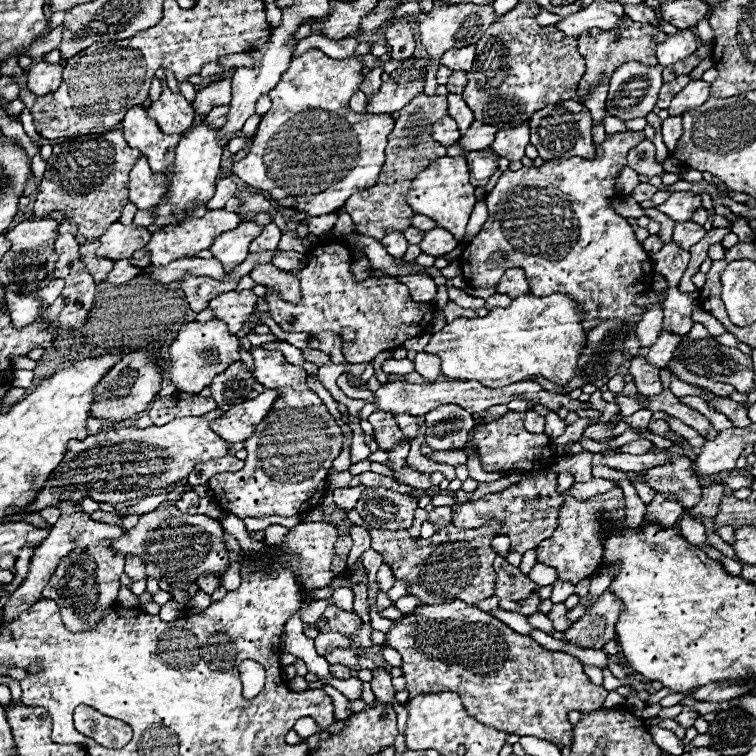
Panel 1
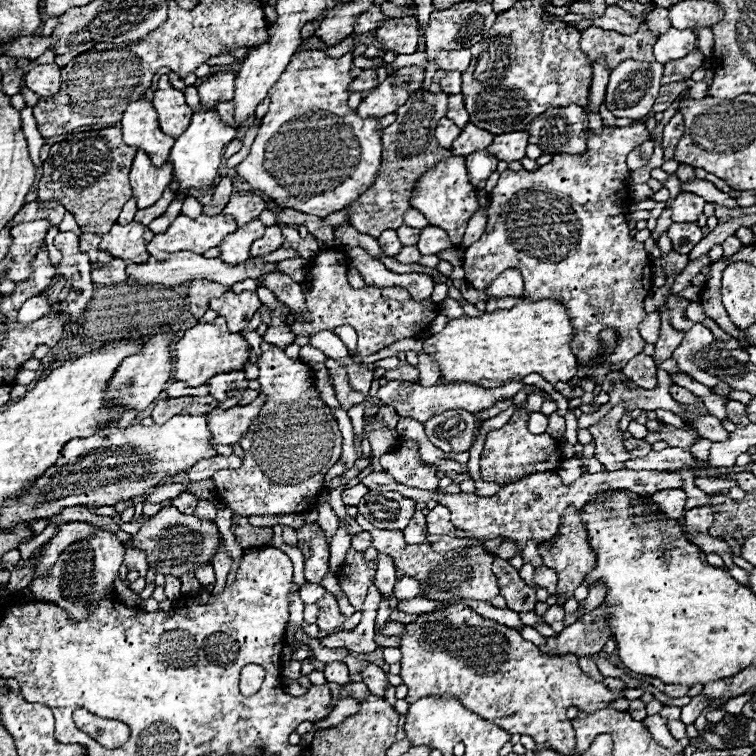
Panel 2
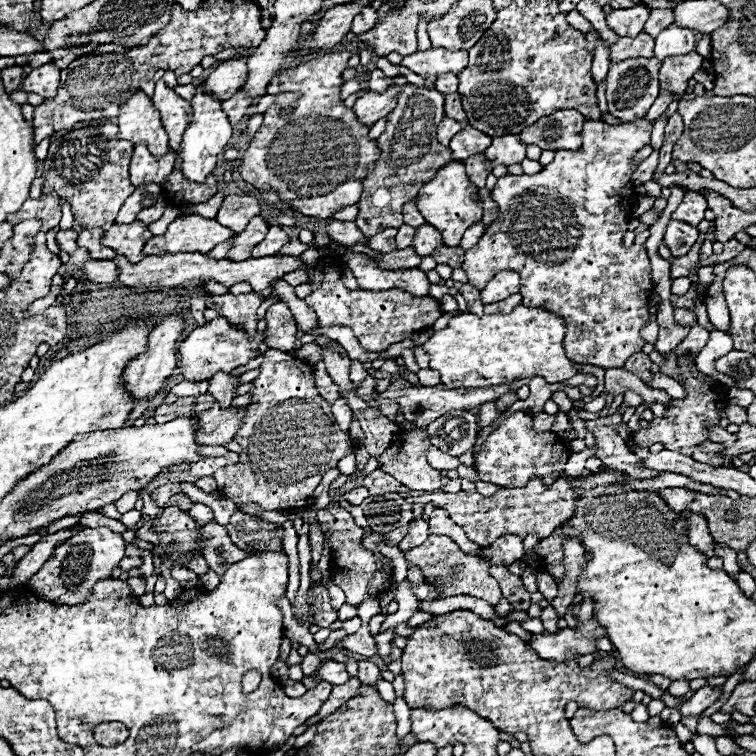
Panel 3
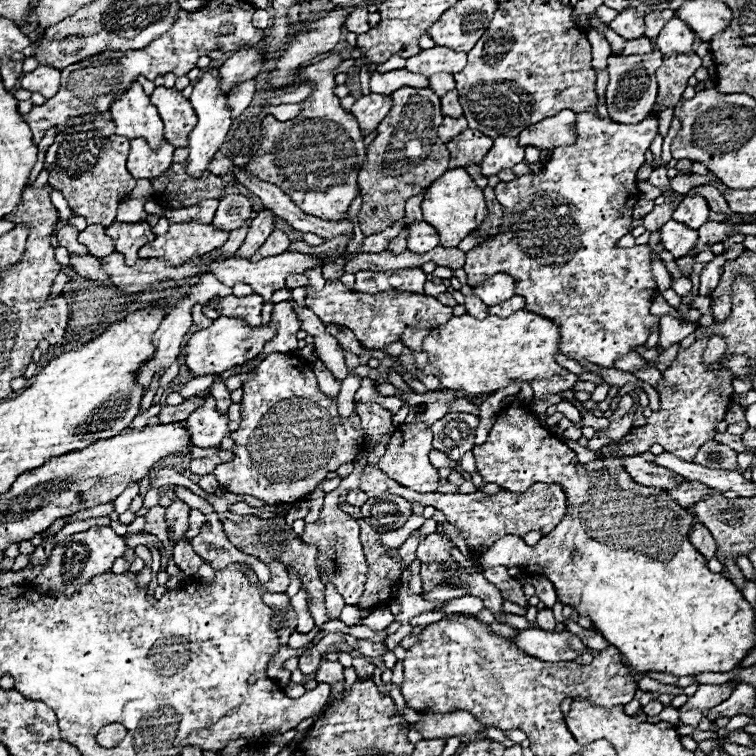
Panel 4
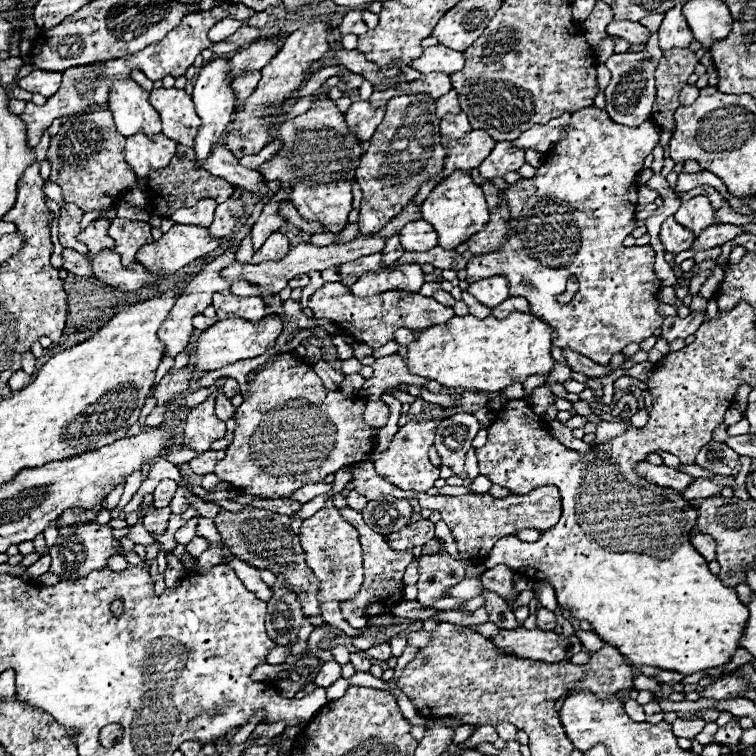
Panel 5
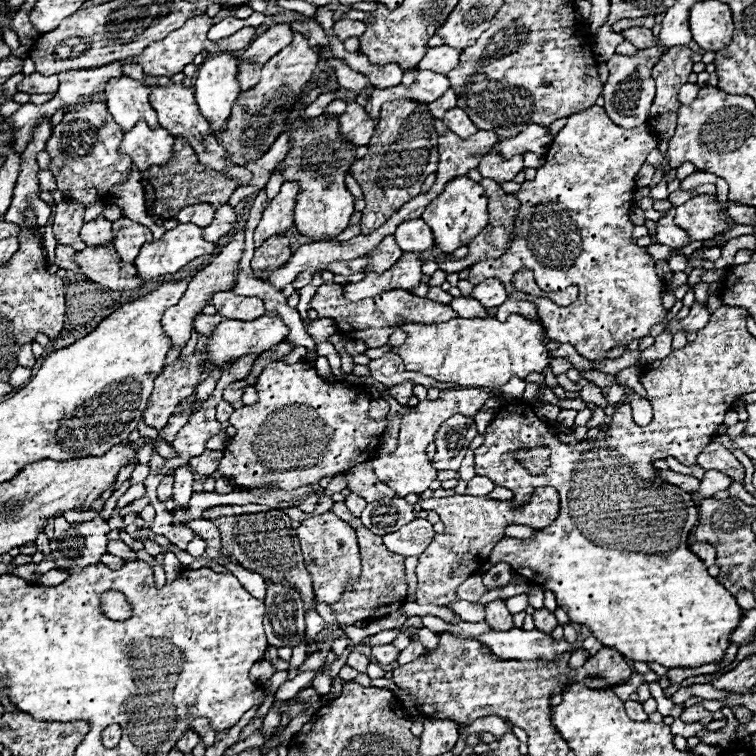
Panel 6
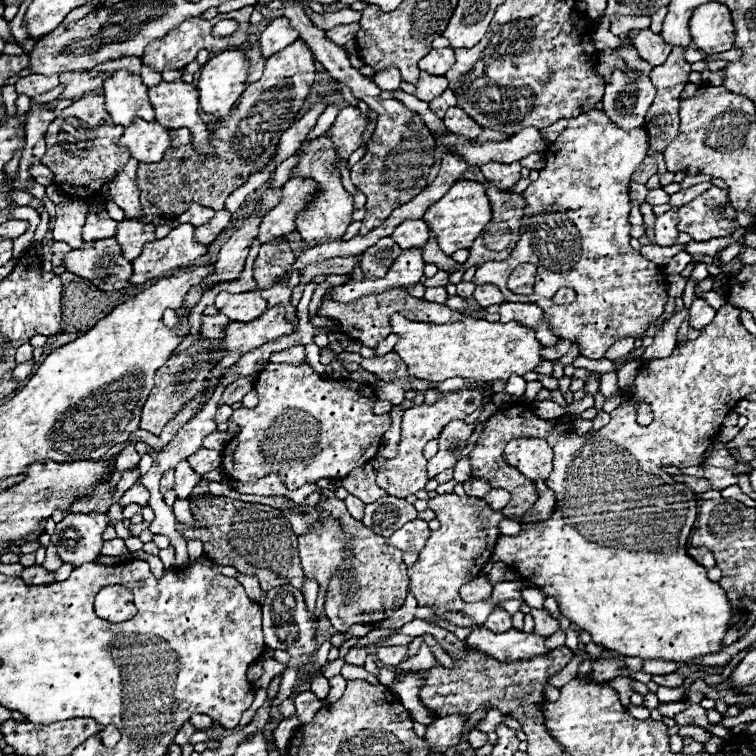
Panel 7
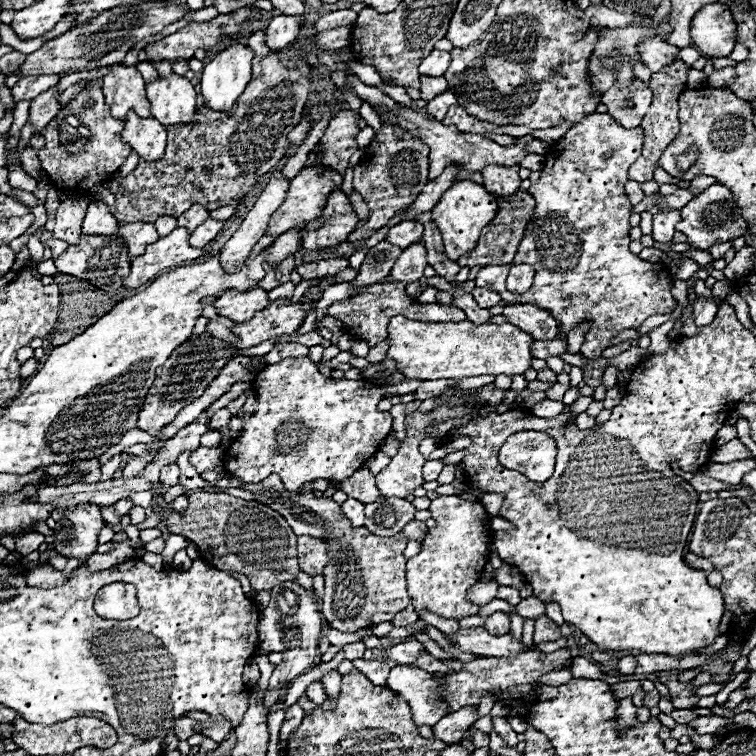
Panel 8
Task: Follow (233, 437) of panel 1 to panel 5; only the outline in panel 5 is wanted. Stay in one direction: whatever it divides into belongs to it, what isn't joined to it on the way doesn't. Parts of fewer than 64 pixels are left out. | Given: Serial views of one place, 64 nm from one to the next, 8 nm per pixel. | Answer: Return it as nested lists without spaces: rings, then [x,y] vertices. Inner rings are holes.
[[[226,377],[219,379],[217,389],[206,398],[206,402],[194,406],[184,422],[184,432],[178,436],[178,444],[184,450],[196,450],[198,454],[206,452],[210,444],[226,434],[226,424],[214,414],[214,396],[223,391]]]

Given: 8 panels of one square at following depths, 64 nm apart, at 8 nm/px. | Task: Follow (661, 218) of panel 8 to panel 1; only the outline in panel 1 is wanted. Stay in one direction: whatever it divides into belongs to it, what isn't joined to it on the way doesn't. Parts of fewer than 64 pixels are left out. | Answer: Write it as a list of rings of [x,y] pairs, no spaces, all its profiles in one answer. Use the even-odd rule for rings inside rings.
[[[678,222],[674,224],[674,234],[672,234],[672,240],[684,248],[684,250],[690,250],[694,244],[698,244],[702,238],[704,238],[704,228],[696,222]]]

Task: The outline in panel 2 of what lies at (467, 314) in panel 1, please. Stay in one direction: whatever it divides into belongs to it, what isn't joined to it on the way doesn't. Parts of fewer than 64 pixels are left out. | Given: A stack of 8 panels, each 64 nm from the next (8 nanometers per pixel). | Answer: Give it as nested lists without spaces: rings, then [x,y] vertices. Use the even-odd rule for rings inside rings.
[[[446,298],[446,300],[440,304],[440,312],[446,314],[448,318],[456,318],[456,316],[462,316],[462,314],[464,314],[464,312],[462,312],[462,306],[460,306],[456,300],[452,300],[452,298]]]

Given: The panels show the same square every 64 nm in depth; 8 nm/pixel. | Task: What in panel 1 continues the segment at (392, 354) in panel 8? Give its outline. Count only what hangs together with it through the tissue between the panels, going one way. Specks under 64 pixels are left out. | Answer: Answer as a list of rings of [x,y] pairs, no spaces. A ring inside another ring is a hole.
[[[564,294],[550,296],[518,296],[508,308],[494,308],[484,318],[458,318],[446,324],[440,332],[432,334],[424,352],[436,354],[442,360],[442,374],[450,380],[476,380],[488,388],[500,388],[512,382],[526,380],[534,374],[544,376],[554,384],[566,384],[576,374],[576,360],[584,344],[584,332],[580,326],[580,312],[576,304]]]

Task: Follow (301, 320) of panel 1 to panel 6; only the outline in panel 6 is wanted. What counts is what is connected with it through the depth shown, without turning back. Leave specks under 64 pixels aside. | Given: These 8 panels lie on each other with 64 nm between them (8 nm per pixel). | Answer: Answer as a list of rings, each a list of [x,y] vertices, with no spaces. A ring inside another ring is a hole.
[[[324,282],[318,288],[316,296],[312,298],[310,308],[314,308],[320,318],[332,318],[332,320],[340,322],[342,334],[346,334],[354,340],[362,340],[368,348],[384,346],[388,342],[390,334],[394,332],[394,328],[398,326],[398,318],[402,318],[406,322],[416,322],[416,324],[440,324],[440,322],[446,322],[446,320],[452,320],[454,316],[458,316],[448,304],[438,304],[428,298],[414,296],[406,290],[390,290],[390,292],[382,292],[382,296],[348,302],[342,298],[342,286],[334,284],[334,282]]]

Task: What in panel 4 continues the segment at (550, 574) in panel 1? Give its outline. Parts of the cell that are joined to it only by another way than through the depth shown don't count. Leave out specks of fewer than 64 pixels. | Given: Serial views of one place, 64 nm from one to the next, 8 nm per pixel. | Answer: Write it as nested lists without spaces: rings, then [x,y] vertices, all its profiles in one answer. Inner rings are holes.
[[[536,576],[536,578],[532,578],[532,584],[536,588],[536,596],[540,598],[540,602],[544,602],[546,608],[552,608],[558,601],[558,595],[552,582],[546,576]]]

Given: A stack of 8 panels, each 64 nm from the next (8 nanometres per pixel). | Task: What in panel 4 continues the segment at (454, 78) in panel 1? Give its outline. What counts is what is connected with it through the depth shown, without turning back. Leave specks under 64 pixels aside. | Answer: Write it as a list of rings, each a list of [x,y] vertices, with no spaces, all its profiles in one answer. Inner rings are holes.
[[[446,72],[434,74],[428,78],[428,88],[432,88],[438,96],[444,96],[446,92],[454,90],[454,78],[452,78],[452,74],[446,74]]]

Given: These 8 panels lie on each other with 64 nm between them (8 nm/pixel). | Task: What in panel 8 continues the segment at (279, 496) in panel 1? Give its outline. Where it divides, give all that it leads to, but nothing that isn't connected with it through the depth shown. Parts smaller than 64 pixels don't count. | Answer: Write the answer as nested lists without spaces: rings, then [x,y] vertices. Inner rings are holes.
[[[284,358],[278,364],[268,364],[260,370],[252,382],[260,410],[254,416],[238,412],[244,422],[240,438],[228,448],[224,464],[226,470],[244,482],[258,484],[270,474],[278,474],[288,490],[298,490],[300,486],[324,478],[328,482],[342,482],[350,478],[358,468],[372,458],[380,442],[392,432],[393,418],[388,412],[378,410],[378,402],[386,396],[414,394],[424,380],[402,378],[398,382],[388,382],[388,386],[378,386],[368,380],[346,380],[346,378],[326,378],[310,358]]]

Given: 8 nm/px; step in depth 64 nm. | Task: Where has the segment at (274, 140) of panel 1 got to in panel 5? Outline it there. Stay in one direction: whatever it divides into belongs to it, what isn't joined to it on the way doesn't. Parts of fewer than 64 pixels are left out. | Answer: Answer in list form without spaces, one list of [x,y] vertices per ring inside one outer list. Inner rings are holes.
[[[322,90],[322,94],[312,102],[312,108],[306,114],[296,116],[284,124],[276,126],[272,130],[272,136],[282,138],[284,146],[282,146],[280,154],[276,158],[272,158],[268,164],[264,164],[262,168],[258,168],[258,172],[268,182],[280,180],[280,182],[290,182],[294,186],[292,202],[304,220],[318,220],[324,228],[330,228],[330,232],[336,232],[336,234],[342,232],[344,226],[348,224],[348,214],[352,210],[350,182],[354,180],[354,168],[358,166],[362,152],[360,152],[360,142],[356,140],[354,132],[348,130],[348,126],[344,122],[344,114],[338,112],[338,108],[334,106],[334,100],[326,98],[326,90]]]

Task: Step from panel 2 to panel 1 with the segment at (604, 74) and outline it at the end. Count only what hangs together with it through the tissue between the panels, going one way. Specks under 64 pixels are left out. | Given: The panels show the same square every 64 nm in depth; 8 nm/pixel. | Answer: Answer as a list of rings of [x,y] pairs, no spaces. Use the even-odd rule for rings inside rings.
[[[600,78],[600,84],[598,88],[594,88],[594,92],[586,98],[586,106],[590,108],[592,112],[592,118],[596,122],[602,122],[604,118],[604,102],[606,102],[606,94],[608,94],[608,80],[606,78]]]

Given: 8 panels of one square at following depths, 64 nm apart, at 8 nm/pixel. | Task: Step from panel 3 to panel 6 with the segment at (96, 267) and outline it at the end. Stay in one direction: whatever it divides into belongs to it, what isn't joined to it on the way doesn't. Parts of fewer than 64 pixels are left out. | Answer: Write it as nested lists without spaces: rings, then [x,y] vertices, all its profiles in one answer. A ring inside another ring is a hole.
[[[58,244],[58,246],[56,246],[56,258],[54,258],[54,264],[56,264],[58,268],[78,272],[78,264],[74,264],[72,256],[74,256],[74,248],[66,248],[64,244]]]

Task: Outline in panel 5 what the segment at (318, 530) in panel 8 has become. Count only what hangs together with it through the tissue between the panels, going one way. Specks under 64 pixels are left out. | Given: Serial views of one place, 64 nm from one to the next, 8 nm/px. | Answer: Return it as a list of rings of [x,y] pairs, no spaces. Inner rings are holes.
[[[340,508],[344,520],[350,520],[350,524],[354,524],[354,528],[358,528],[360,532],[360,544],[362,544],[362,556],[364,556],[364,582],[362,588],[358,592],[358,596],[354,596],[354,600],[344,600],[340,602],[340,610],[342,616],[348,618],[352,614],[360,614],[360,616],[378,616],[382,614],[382,610],[388,606],[388,612],[392,612],[392,608],[402,600],[404,596],[404,582],[402,582],[402,574],[404,568],[414,560],[414,556],[410,556],[408,552],[392,552],[390,546],[386,546],[382,534],[376,534],[374,530],[370,530],[370,526],[364,524],[362,516],[350,508]]]

